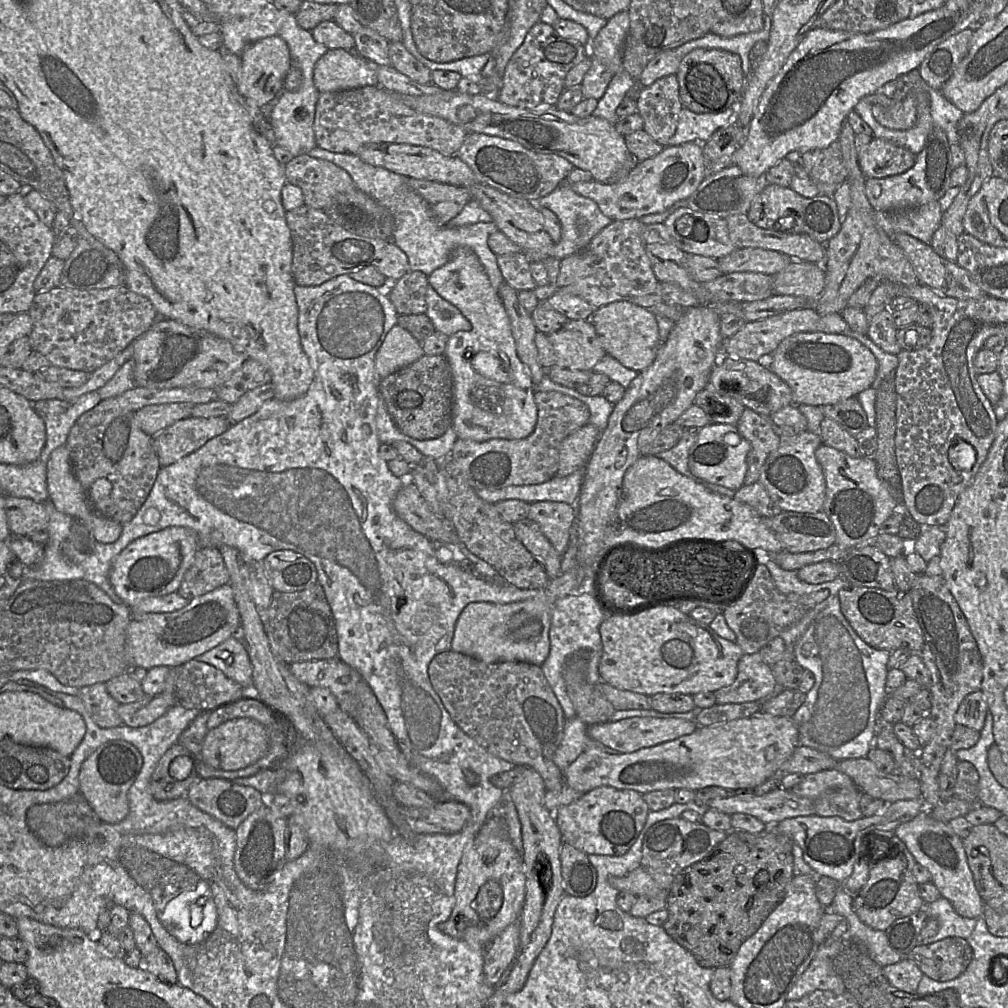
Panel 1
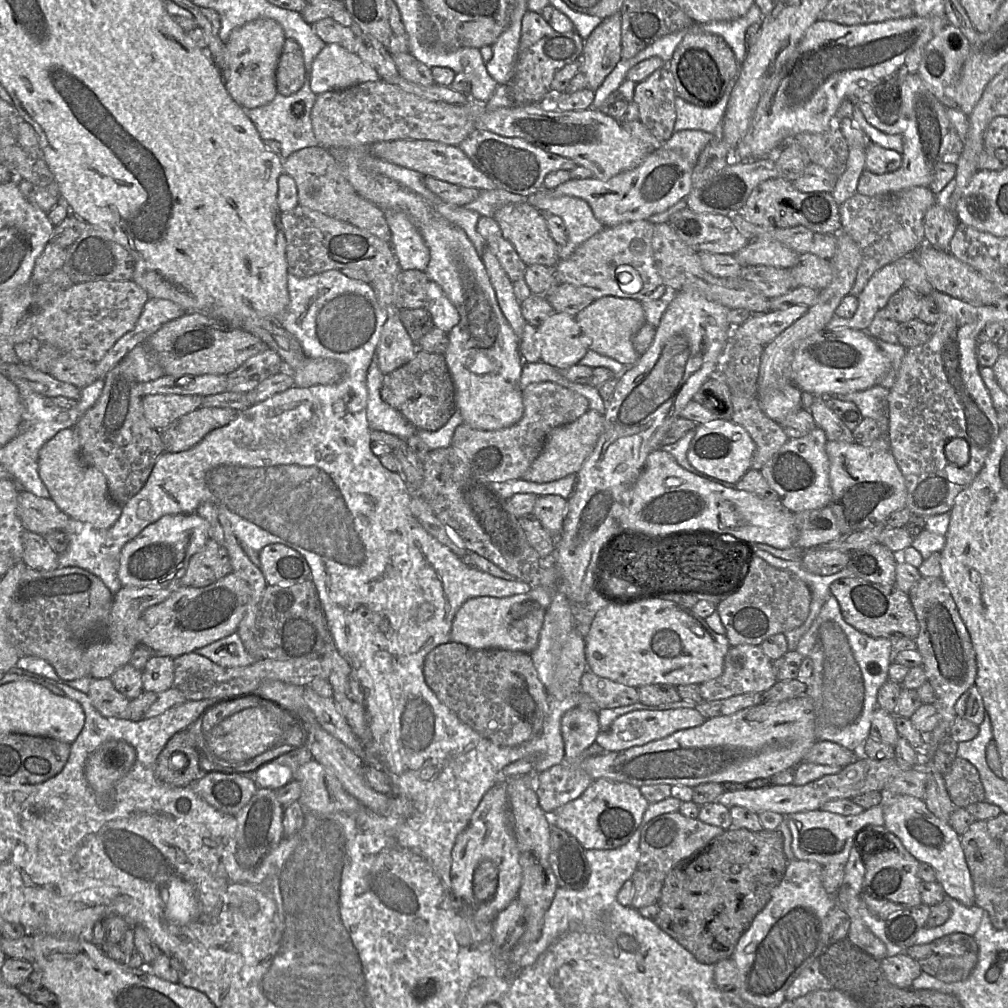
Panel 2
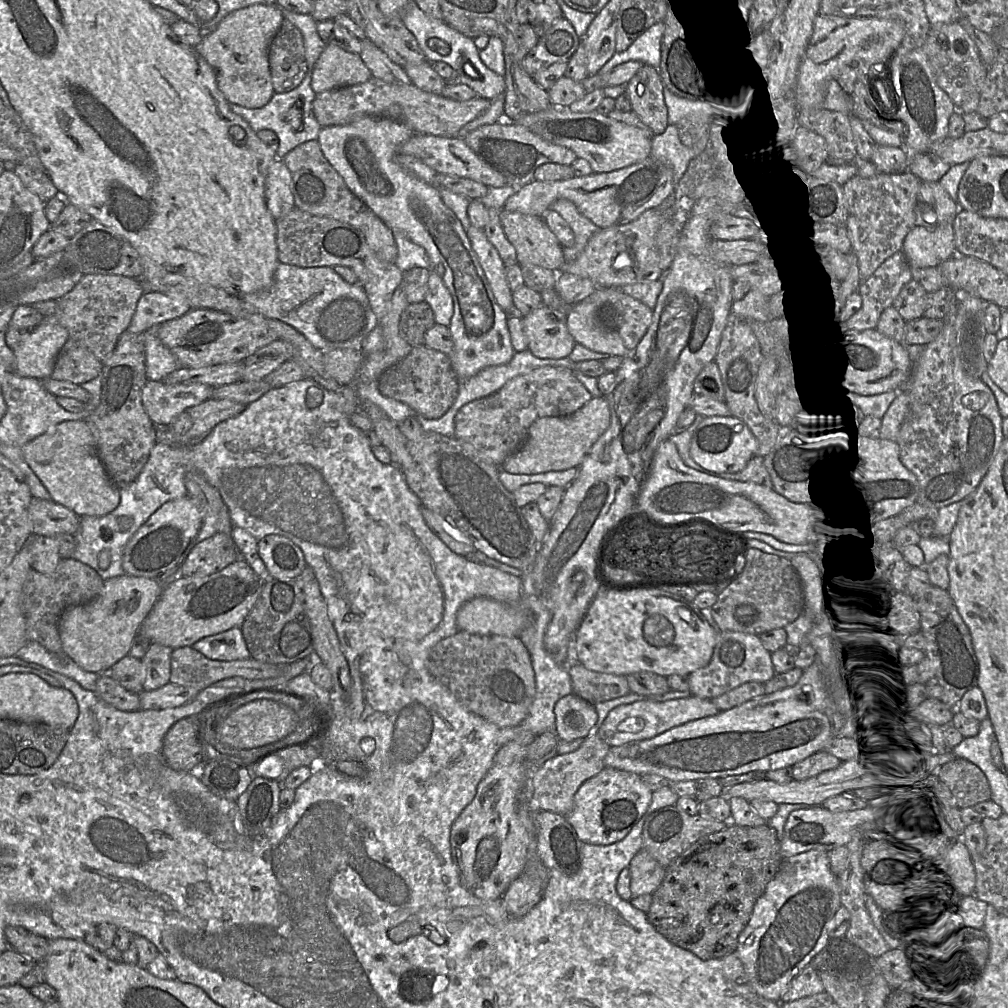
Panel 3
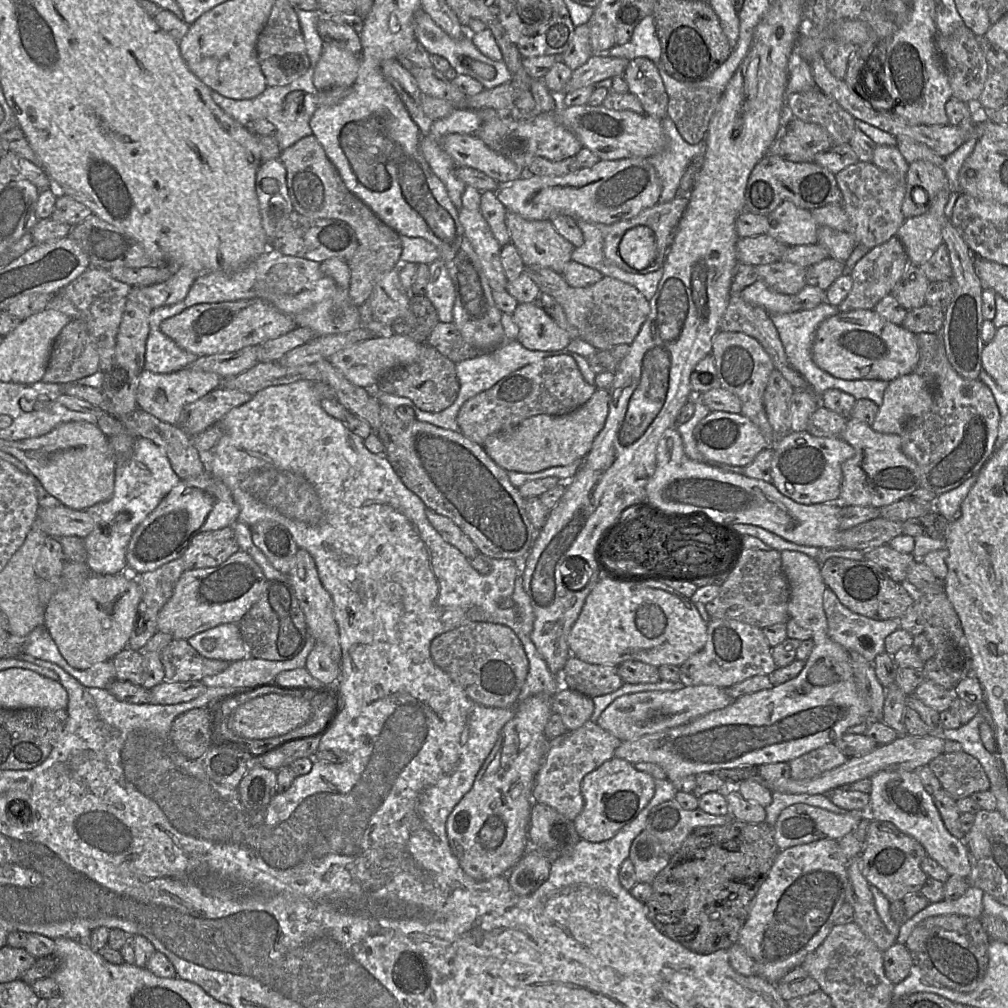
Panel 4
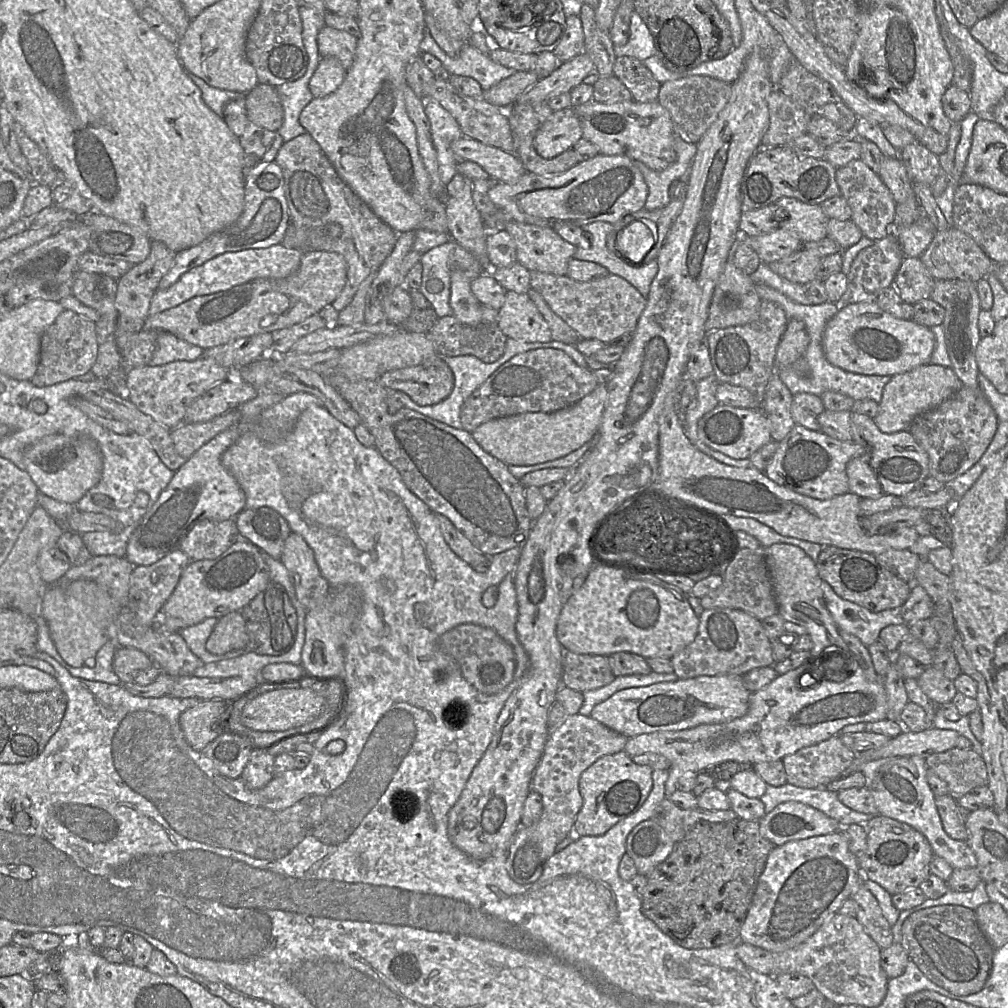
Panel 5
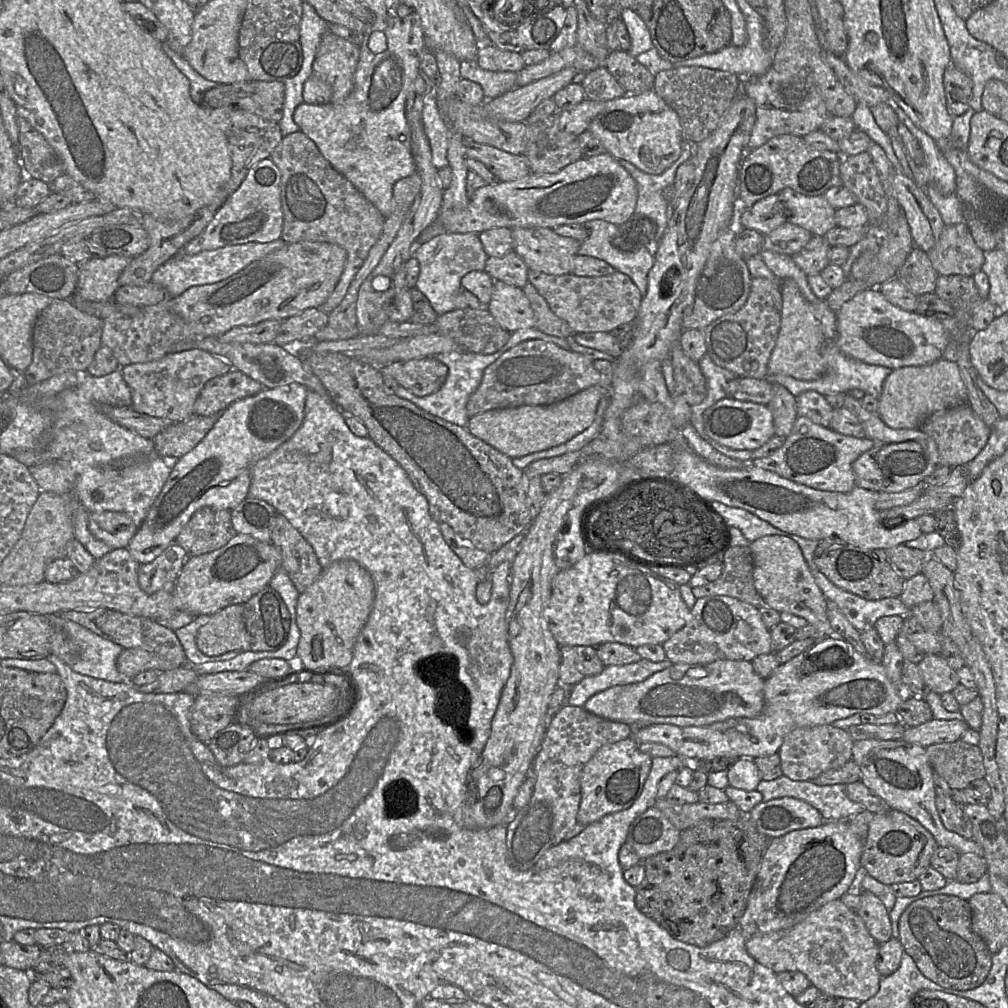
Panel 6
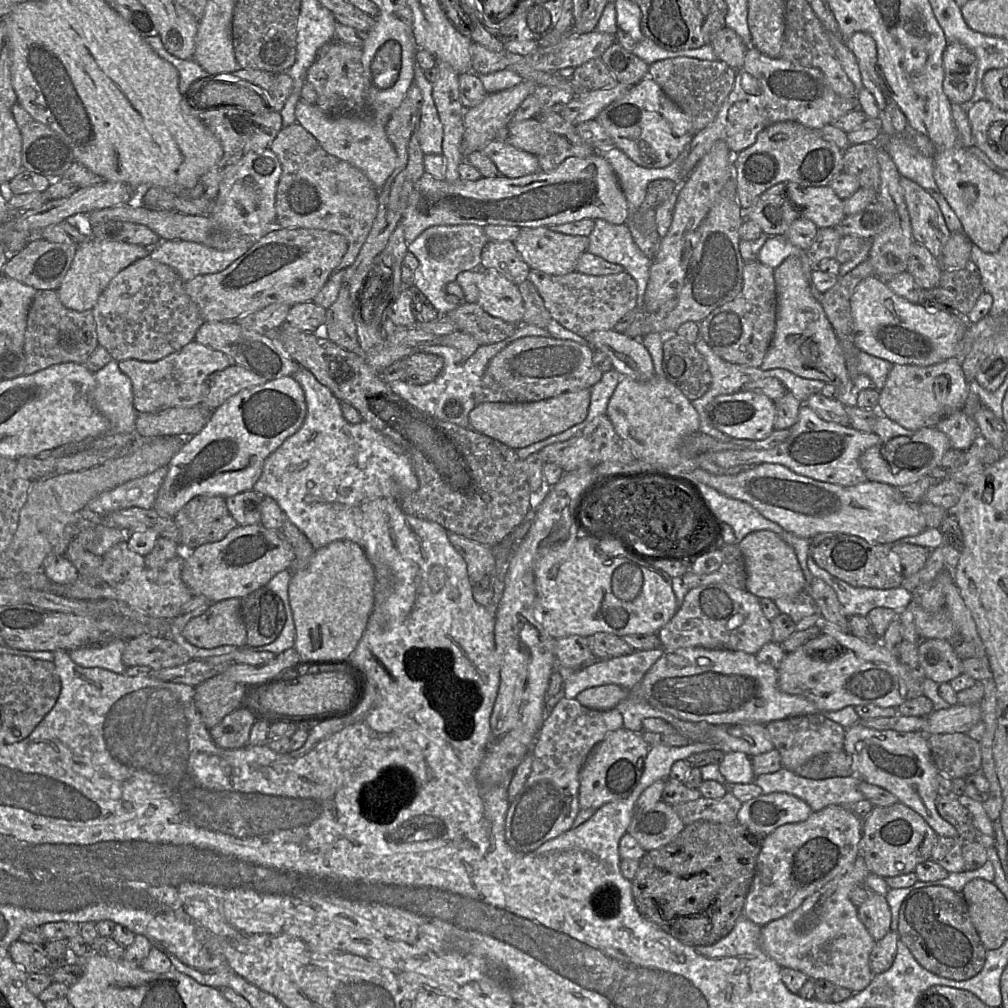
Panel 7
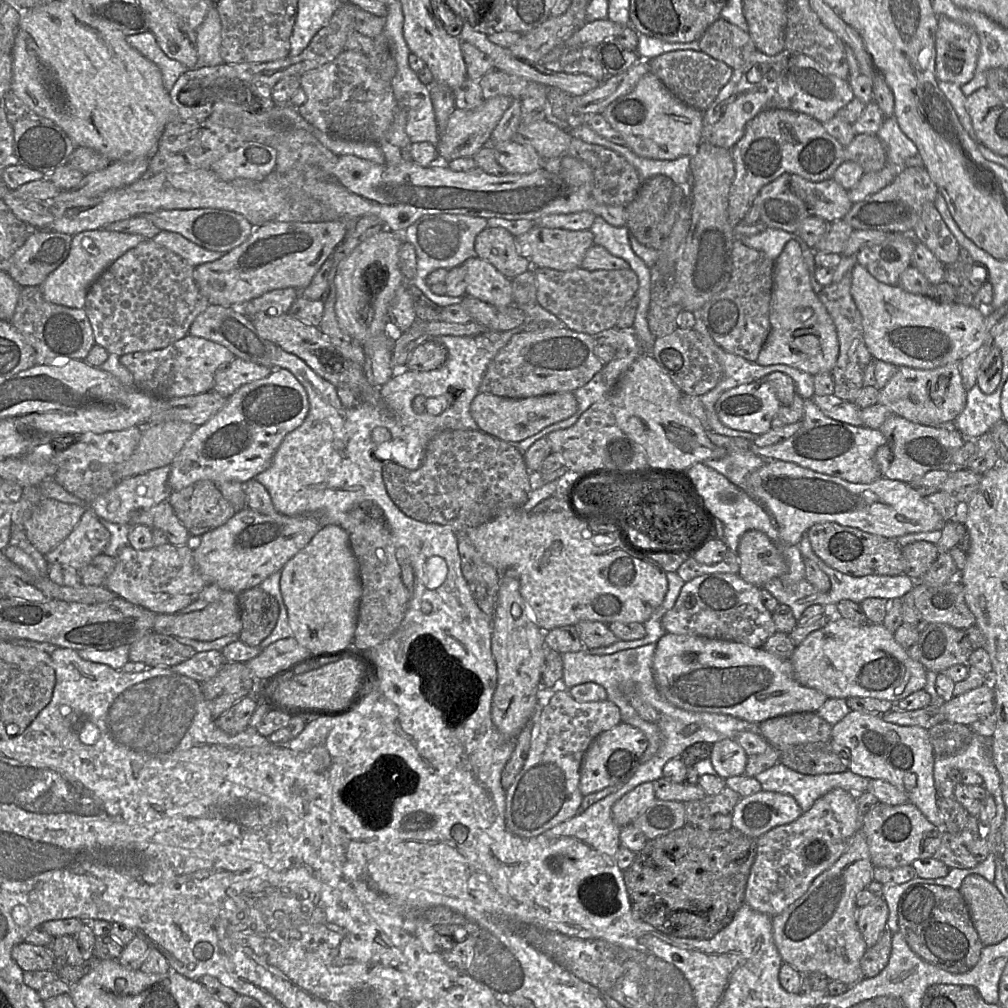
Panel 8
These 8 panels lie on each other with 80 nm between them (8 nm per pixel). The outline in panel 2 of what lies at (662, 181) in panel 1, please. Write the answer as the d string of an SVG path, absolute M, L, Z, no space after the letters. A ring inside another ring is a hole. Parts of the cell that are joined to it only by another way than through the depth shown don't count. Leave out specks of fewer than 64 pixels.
M660 147L648 154L637 166L609 180L595 177L571 179L553 189L543 188L539 192L545 196L573 196L585 200L598 221L605 227L614 227L648 219L686 199L692 190L693 166L680 153Z

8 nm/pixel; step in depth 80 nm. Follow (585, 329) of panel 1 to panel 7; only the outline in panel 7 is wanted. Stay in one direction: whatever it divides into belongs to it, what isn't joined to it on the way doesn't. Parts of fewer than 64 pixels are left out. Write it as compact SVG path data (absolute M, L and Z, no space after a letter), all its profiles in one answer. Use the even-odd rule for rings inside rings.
M483 269L478 284L477 304L488 314L503 321L520 325L524 317L524 303L518 285L494 269Z

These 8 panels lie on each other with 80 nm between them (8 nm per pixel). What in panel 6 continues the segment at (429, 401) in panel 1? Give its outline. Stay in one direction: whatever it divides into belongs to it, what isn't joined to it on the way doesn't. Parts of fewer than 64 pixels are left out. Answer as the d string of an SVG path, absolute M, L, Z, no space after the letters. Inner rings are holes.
M435 357L397 361L381 368L382 375L392 376L416 396L437 392L445 383L448 367Z

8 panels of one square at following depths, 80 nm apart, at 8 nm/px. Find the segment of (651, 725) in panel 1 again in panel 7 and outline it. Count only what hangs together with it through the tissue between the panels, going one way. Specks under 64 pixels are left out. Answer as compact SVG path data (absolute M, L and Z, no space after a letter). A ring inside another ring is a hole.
M702 647L664 652L631 692L619 685L606 684L582 690L576 700L591 709L609 710L616 708L630 694L678 719L712 725L767 724L774 720L820 713L807 698L781 691L778 669L760 662L756 655Z

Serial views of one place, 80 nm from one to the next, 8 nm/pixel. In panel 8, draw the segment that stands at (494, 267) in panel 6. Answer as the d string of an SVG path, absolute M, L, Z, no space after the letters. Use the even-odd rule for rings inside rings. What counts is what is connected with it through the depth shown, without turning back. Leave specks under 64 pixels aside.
M486 227L480 232L475 240L475 252L510 280L532 267L519 253L514 236L502 227Z

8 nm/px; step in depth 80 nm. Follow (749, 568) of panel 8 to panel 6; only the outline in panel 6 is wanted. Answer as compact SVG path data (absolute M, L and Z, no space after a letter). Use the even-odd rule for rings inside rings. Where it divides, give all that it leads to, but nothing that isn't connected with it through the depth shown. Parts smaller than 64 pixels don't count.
M767 535L756 539L748 546L753 558L755 588L766 605L778 611L804 618L815 627L815 643L824 640L840 640L827 616L827 599L816 584L799 545L788 537Z

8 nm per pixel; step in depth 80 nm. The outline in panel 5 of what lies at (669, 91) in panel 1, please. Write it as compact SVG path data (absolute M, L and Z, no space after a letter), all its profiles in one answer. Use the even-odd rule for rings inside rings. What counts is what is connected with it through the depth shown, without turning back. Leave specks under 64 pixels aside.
M627 56L616 57L613 74L631 92L635 101L658 101L661 83L642 61Z

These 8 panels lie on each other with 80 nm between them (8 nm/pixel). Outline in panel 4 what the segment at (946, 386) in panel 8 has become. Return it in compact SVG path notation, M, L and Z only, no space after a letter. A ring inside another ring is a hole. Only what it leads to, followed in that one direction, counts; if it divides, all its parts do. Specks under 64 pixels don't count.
M912 372L892 380L884 392L872 428L880 433L899 434L912 417L927 411L933 400L931 384Z

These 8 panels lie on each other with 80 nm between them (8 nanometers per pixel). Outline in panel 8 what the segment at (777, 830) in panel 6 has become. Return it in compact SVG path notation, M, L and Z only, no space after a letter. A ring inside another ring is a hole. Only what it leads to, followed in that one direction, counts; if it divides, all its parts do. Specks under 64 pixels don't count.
M761 790L740 798L734 808L732 827L757 839L776 826L795 821L802 813L791 795Z

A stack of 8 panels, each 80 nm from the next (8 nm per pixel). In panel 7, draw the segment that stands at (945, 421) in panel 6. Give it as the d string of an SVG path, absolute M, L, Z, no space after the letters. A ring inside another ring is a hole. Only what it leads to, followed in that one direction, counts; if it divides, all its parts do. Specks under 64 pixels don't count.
M962 410L941 419L935 427L947 435L951 449L961 452L968 450L980 436L974 418L971 418Z

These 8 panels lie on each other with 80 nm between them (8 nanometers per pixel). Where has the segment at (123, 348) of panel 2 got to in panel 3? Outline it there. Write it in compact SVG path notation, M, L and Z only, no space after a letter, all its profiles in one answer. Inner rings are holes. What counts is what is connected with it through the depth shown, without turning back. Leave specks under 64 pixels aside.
M146 290L126 331L143 334L152 326L181 317L191 309L188 298L174 298L164 292Z

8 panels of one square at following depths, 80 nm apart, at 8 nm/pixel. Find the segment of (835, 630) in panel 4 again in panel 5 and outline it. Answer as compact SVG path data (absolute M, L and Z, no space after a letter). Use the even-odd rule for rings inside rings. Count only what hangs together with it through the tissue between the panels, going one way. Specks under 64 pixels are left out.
M822 580L821 588L826 607L831 613L838 630L856 636L867 648L879 639L880 631L883 628L888 625L903 623L900 608L874 613L841 598L824 580Z

